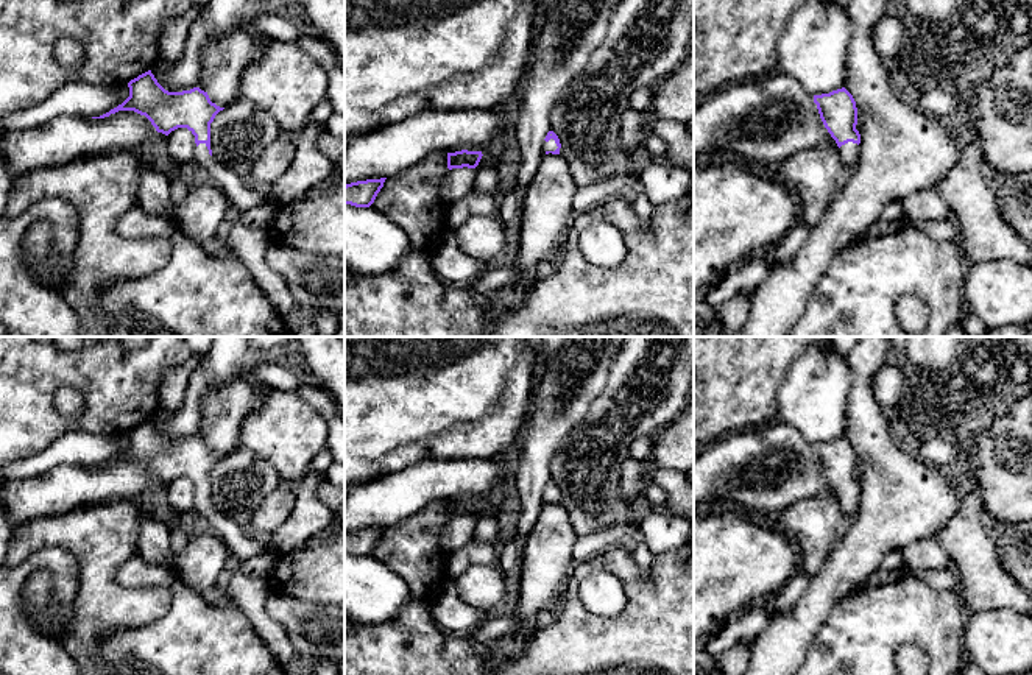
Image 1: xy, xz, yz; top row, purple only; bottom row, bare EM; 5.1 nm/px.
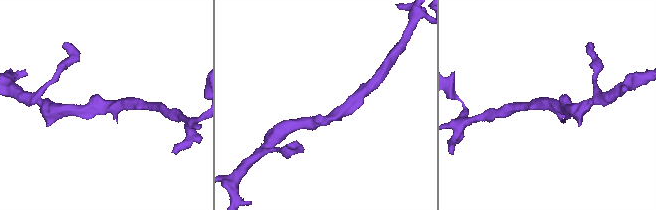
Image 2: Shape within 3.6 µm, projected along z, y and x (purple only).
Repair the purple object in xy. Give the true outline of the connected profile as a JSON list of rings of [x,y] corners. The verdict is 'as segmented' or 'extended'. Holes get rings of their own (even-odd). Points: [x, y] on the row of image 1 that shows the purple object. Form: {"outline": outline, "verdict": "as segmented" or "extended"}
{"outline": [[[151,70],[128,83],[129,97],[109,112],[92,117],[104,118],[118,111],[134,111],[145,115],[157,133],[168,136],[178,128],[187,128],[195,136],[195,167],[226,196],[231,215],[239,215],[268,201],[268,190],[246,187],[210,150],[210,123],[224,108],[210,101],[200,87],[182,92],[165,90]]], "verdict": "extended"}

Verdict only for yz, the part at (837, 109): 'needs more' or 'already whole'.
needs more

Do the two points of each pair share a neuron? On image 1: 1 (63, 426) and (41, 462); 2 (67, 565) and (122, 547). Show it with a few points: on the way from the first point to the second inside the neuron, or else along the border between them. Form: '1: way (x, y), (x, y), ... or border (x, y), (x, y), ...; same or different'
1: border (89, 432), (67, 431), (42, 451), (21, 459); different
2: border (42, 547), (61, 546), (77, 561), (75, 597); different

